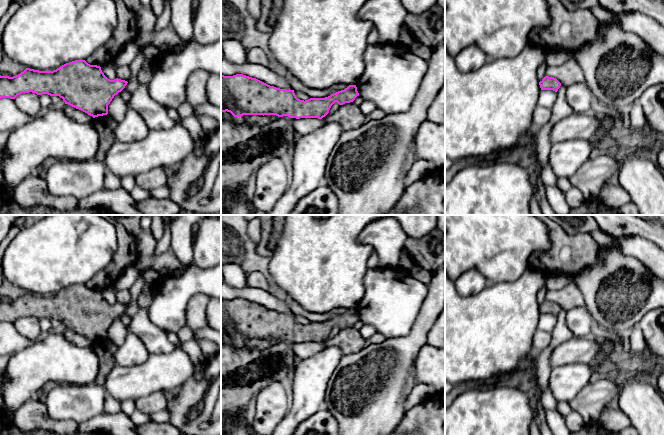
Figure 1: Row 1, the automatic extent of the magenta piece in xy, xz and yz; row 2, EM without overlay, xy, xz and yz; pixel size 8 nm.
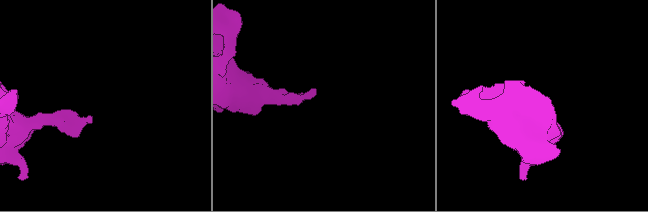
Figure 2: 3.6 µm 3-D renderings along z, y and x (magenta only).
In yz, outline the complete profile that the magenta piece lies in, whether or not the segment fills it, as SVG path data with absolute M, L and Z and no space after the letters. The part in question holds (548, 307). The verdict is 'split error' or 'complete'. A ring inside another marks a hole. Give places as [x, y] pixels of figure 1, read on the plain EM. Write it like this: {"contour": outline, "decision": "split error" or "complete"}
{"contour": "M545 300L539 306L539 309L540 309L541 314L553 314L557 316L561 310L561 307L554 301Z", "decision": "complete"}

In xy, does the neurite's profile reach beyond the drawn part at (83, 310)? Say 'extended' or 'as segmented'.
as segmented

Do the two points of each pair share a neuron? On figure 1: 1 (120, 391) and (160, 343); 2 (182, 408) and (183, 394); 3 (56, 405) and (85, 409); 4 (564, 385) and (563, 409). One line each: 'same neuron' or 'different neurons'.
1: different neurons
2: same neuron
3: same neuron
4: different neurons

